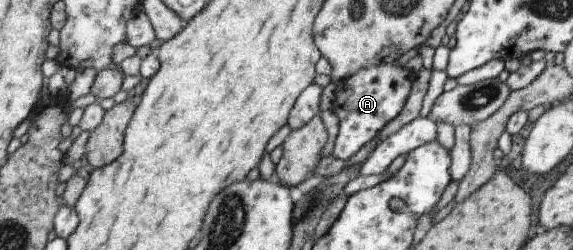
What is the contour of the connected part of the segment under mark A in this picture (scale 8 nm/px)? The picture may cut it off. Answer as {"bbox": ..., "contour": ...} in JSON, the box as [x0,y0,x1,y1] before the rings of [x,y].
{"bbox":[331,62,415,159],"contour":[[[378,62],[373,66],[356,70],[340,84],[337,84],[331,108],[338,118],[338,133],[331,150],[332,157],[348,159],[366,141],[370,141],[372,137],[376,136],[386,123],[394,119],[400,113],[400,109],[410,93],[414,75],[415,73],[410,69],[395,67],[393,63]]]}

